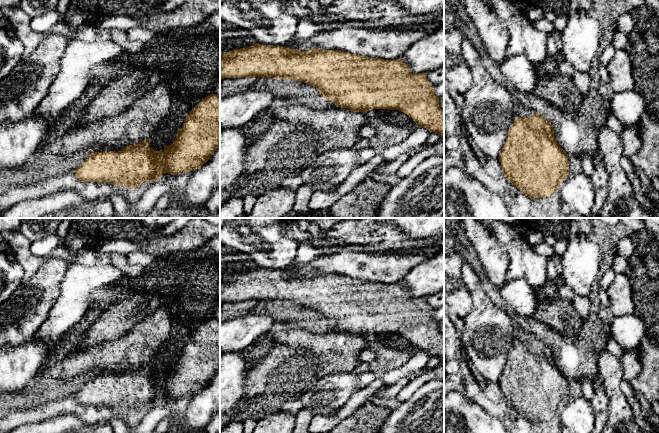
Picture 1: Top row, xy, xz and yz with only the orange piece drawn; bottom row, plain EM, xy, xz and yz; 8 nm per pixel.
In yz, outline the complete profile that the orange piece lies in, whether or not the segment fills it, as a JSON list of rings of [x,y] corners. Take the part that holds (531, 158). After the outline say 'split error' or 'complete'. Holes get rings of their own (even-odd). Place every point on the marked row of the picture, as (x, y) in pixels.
[[[541,113],[514,118],[498,159],[504,177],[531,200],[551,196],[570,175],[568,154],[554,137],[554,126]]] | complete

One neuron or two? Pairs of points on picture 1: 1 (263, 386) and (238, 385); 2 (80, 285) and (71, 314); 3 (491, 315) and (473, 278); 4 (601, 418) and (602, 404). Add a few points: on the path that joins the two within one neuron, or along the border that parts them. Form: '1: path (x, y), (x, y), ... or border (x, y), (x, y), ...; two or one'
1: border (251, 365), (246, 377), (246, 387), (241, 398); two
2: path (74, 292), (71, 307); one
3: path (482, 306), (474, 287); one
4: path (601, 415), (602, 407); one

